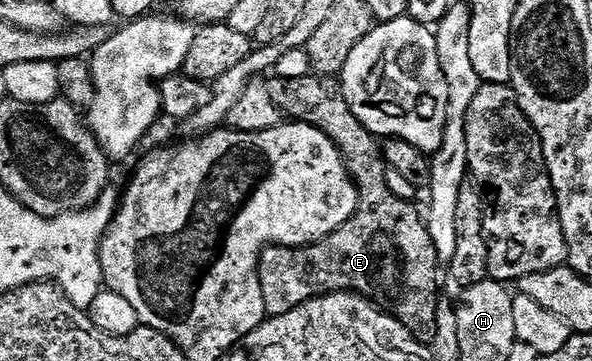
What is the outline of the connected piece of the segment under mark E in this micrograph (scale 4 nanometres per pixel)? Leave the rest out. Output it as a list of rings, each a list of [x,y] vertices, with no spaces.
[[[313,74],[302,78],[274,76],[268,83],[268,94],[272,94],[272,102],[276,102],[283,117],[300,124],[316,126],[321,132],[328,134],[328,138],[332,138],[332,142],[340,150],[350,177],[358,187],[358,208],[352,218],[344,222],[344,226],[340,226],[340,230],[315,239],[313,244],[308,244],[305,248],[282,248],[278,244],[271,244],[263,250],[262,257],[258,260],[258,277],[267,317],[288,314],[296,306],[316,300],[319,296],[327,296],[329,292],[356,292],[382,311],[395,316],[421,344],[430,345],[436,338],[440,261],[420,208],[418,212],[417,203],[396,198],[396,194],[388,190],[387,166],[382,159],[379,137],[369,132],[360,118],[352,114],[352,106],[348,106],[348,98],[337,79]]]

